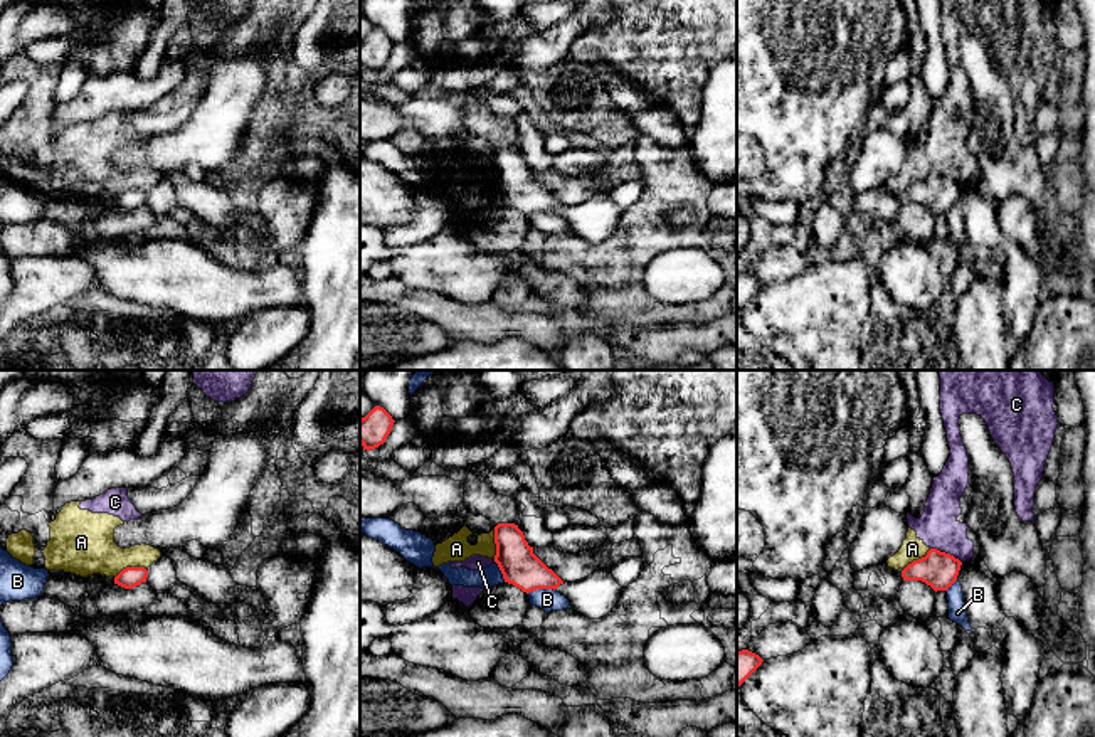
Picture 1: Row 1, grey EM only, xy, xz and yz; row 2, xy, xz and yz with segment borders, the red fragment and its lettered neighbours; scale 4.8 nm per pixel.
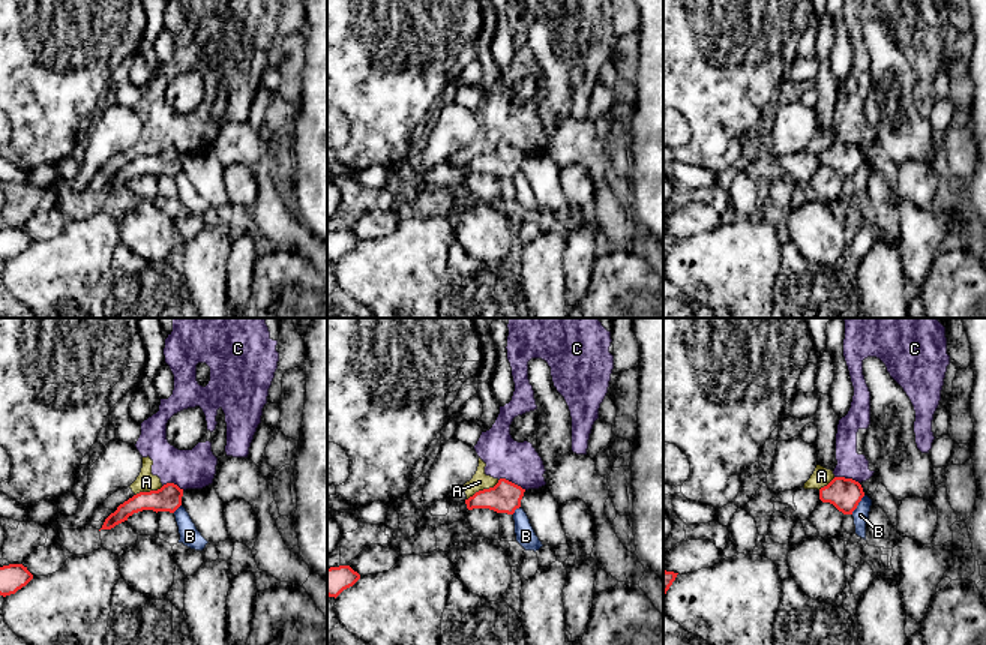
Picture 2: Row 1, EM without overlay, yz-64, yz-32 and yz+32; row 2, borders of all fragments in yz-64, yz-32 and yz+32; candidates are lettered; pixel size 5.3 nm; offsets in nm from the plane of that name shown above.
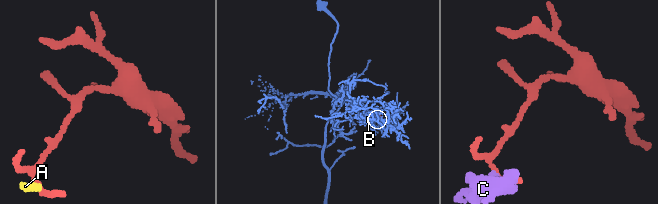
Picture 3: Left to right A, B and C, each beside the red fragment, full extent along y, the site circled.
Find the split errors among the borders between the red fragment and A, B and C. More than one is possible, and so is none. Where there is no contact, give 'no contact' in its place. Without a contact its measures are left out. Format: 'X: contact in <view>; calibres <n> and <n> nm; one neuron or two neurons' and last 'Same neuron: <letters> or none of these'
A: contact in xy; calibres 100 and 280 nm; two neurons
B: contact in xz; calibres 180 and 110 nm; two neurons
C: contact in yz; calibres 180 and 190 nm; two neurons
Same neuron: none of these

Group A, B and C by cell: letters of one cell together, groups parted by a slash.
A C / B

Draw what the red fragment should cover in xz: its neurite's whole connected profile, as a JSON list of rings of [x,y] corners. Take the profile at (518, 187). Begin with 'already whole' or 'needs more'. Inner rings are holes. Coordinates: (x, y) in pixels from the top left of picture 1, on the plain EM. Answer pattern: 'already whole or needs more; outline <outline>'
already whole; outline [[[498,146],[495,150],[495,167],[498,187],[505,205],[523,215],[537,212],[557,212],[563,204],[548,192],[525,163],[523,155],[515,146]]]

